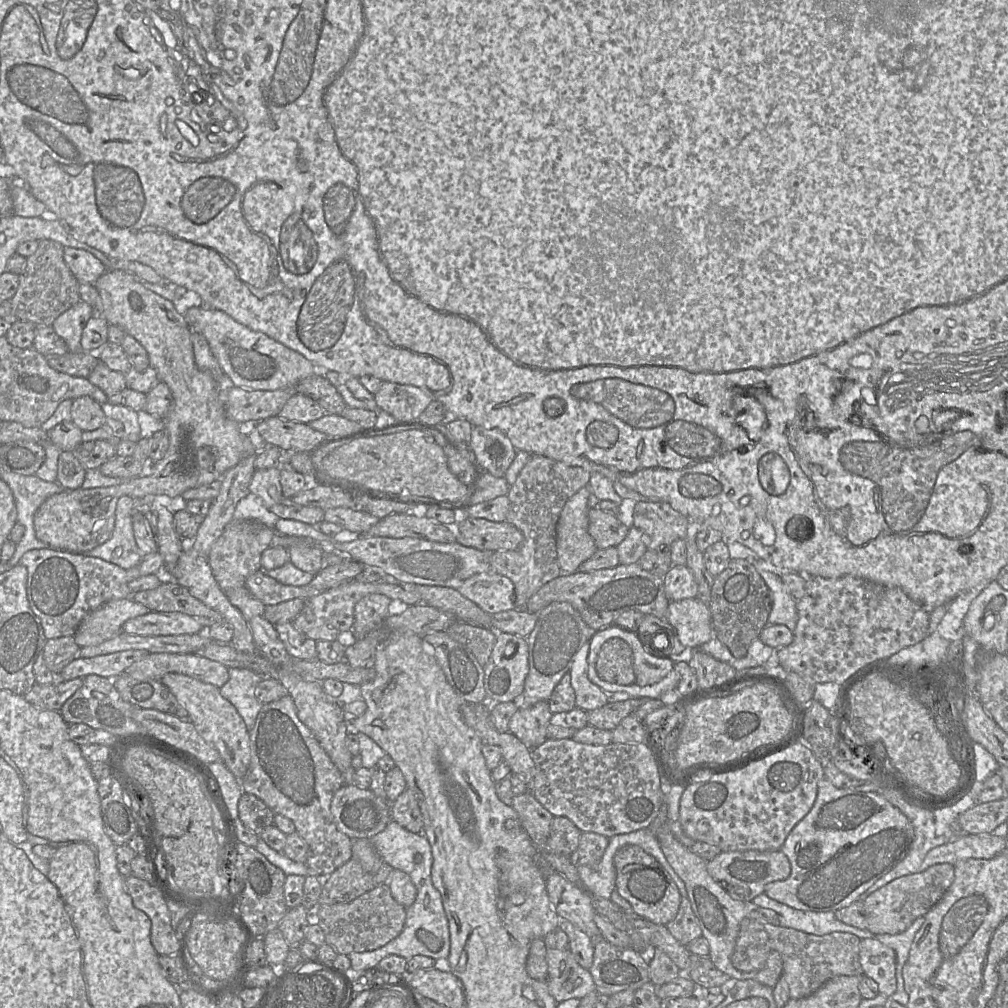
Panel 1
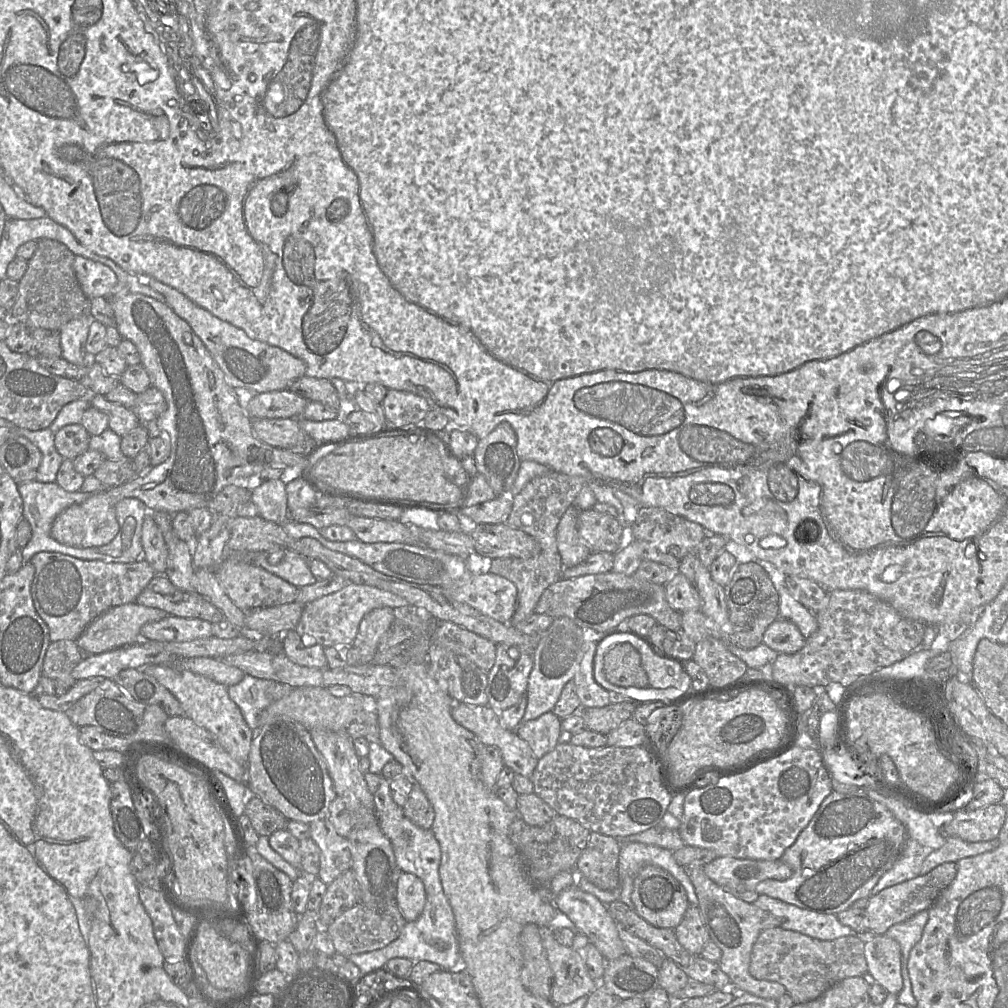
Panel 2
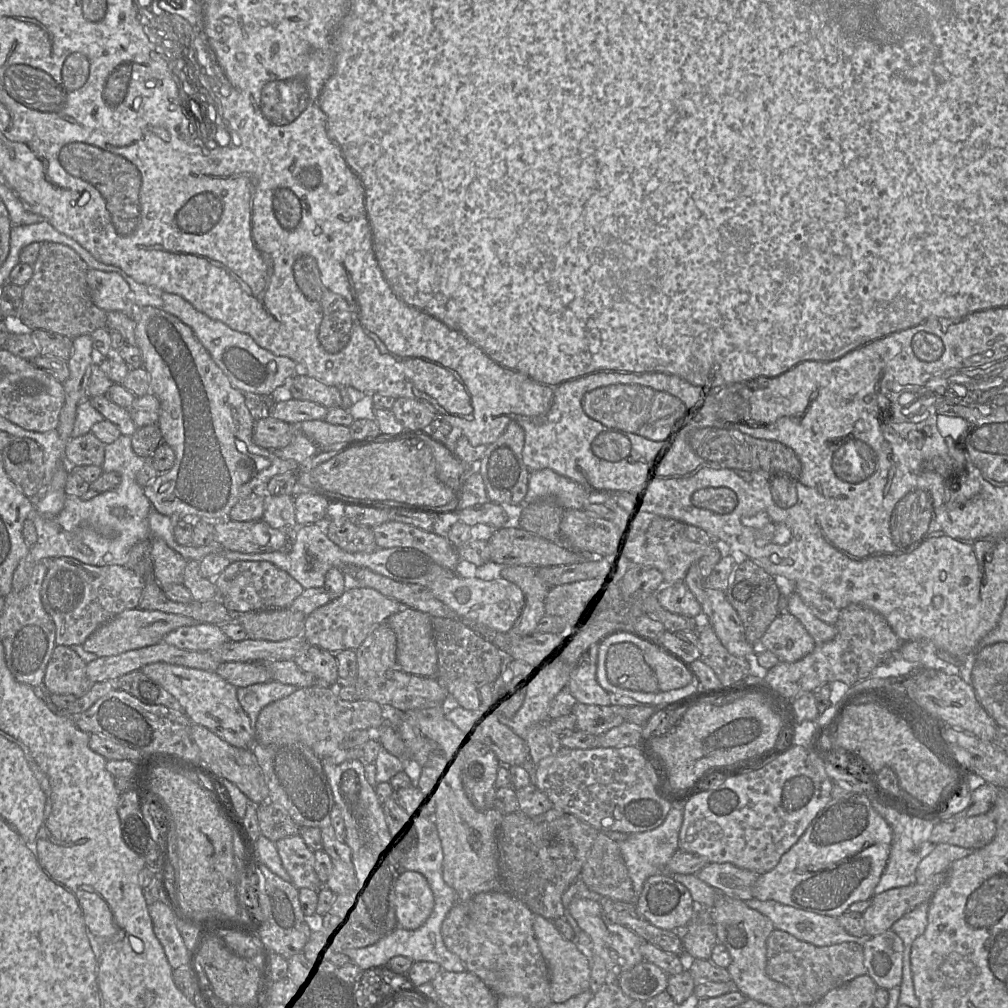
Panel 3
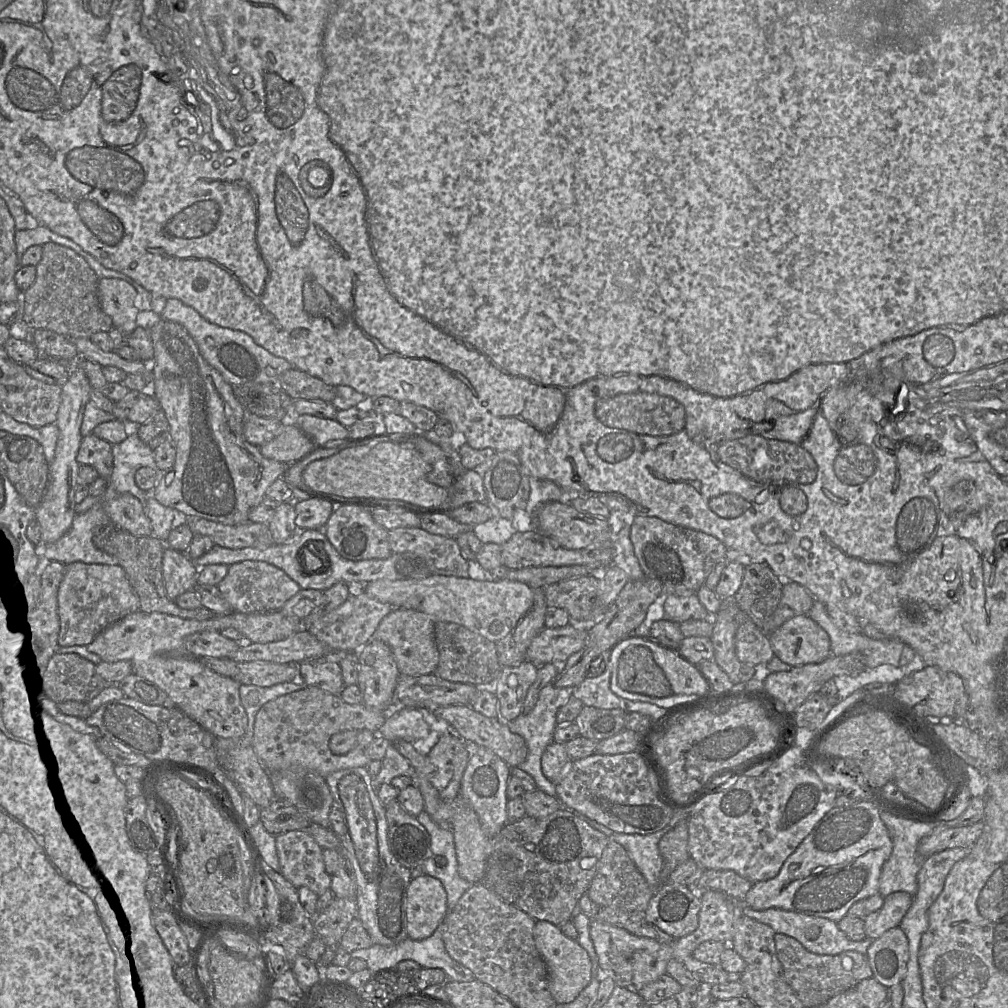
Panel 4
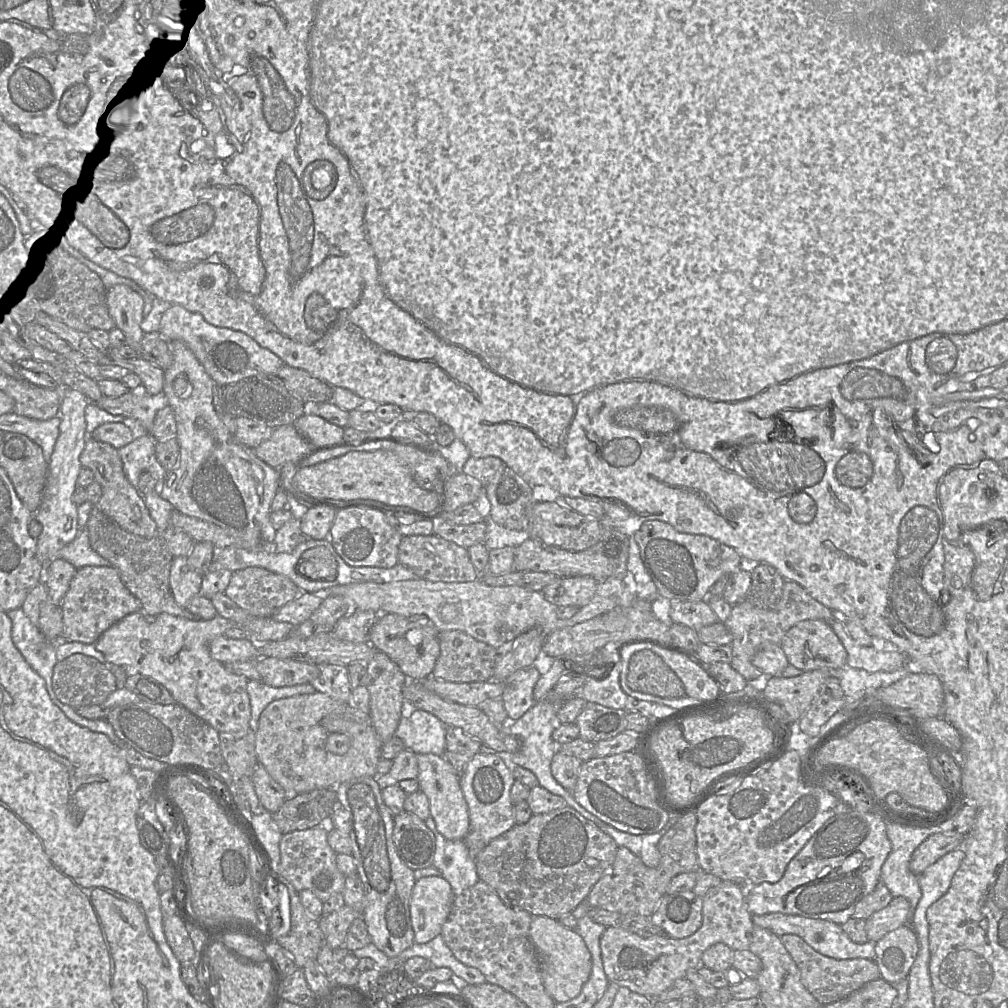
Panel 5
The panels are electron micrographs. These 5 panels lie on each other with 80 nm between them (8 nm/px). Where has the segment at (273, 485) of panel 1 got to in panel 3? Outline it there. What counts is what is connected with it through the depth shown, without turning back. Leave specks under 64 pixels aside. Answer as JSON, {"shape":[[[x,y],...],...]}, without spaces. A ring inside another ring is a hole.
{"shape":[[[266,495],[264,506],[262,520],[292,539],[298,528],[295,518],[294,496]]]}

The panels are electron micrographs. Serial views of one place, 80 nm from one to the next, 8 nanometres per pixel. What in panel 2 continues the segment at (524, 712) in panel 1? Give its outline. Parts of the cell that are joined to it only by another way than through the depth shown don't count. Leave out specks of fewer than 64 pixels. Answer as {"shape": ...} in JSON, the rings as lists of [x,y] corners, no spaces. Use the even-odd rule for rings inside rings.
{"shape":[[[549,711],[536,719],[520,723],[515,731],[528,743],[535,757],[540,759],[565,739],[560,722],[561,719]]]}

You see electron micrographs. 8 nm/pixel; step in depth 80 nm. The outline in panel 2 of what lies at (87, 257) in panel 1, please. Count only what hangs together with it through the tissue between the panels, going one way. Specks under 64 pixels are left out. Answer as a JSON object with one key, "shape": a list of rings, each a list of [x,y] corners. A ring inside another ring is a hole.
{"shape":[[[75,255],[73,268],[87,298],[104,297],[110,299],[118,292],[119,280],[108,266]]]}

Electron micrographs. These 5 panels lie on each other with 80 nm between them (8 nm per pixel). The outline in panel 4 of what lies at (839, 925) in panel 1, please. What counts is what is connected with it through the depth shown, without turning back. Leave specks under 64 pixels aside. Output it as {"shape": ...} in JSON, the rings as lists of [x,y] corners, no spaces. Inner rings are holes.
{"shape":[[[743,905],[743,913],[758,922],[769,925],[775,933],[781,933],[795,938],[807,950],[815,954],[836,955],[845,951],[857,951],[866,955],[869,946],[875,940],[869,937],[861,941],[851,940],[839,929],[836,922],[827,918],[806,915],[795,911],[780,908],[754,910],[747,905]]]}

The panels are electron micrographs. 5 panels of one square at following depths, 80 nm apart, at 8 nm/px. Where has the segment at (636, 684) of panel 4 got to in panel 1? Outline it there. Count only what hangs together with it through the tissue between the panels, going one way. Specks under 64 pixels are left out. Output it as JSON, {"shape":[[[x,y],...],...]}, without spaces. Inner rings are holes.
{"shape":[[[611,638],[601,646],[595,668],[603,681],[618,685],[636,684],[632,649],[620,638]]]}

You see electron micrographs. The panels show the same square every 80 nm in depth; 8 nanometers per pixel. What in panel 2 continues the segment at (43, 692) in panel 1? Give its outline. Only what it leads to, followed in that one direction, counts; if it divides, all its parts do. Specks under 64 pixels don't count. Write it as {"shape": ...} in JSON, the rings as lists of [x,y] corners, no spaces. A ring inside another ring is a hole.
{"shape":[[[100,676],[78,680],[62,696],[46,695],[40,692],[36,692],[33,696],[43,708],[66,713],[80,698],[97,688],[103,680],[105,678]]]}

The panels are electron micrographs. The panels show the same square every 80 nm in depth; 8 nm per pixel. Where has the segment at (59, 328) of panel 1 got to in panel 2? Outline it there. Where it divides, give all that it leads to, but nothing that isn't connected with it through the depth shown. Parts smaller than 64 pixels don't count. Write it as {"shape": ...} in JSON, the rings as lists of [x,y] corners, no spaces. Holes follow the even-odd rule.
{"shape":[[[81,316],[66,323],[59,330],[62,357],[79,367],[88,367],[92,357],[85,349],[92,316]]]}

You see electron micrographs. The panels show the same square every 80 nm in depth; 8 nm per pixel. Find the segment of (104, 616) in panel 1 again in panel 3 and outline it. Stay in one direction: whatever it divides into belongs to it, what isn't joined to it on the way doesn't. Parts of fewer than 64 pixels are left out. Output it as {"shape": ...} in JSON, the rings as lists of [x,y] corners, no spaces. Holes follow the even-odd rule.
{"shape":[[[137,607],[135,609],[123,611],[108,622],[104,623],[86,639],[86,641],[82,644],[82,647],[85,651],[94,653],[98,657],[115,656],[130,650],[156,645],[162,642],[163,638],[171,631],[180,627],[193,626],[198,623],[201,622],[197,622],[186,616],[168,614],[160,611],[141,610]]]}

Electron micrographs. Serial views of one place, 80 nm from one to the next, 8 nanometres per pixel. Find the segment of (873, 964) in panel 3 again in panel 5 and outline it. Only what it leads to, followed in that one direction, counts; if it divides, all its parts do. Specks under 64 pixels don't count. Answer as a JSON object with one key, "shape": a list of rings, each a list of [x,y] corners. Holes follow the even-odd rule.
{"shape":[[[903,925],[875,944],[875,958],[881,978],[889,983],[906,979],[917,957],[919,942],[911,925]]]}

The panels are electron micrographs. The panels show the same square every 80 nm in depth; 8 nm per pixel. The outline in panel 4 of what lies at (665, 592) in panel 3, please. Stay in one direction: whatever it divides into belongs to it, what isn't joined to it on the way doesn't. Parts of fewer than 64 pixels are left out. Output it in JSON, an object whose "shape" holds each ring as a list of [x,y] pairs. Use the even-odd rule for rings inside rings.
{"shape":[[[667,595],[664,603],[667,620],[682,623],[688,620],[709,620],[711,614],[694,595]]]}

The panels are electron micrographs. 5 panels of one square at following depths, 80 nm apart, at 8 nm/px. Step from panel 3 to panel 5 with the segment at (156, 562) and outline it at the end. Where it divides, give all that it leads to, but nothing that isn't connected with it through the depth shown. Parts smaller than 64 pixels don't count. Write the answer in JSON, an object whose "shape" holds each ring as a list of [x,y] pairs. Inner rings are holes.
{"shape":[[[174,557],[170,568],[169,583],[175,602],[186,609],[190,600],[201,594],[202,575],[191,569],[187,557]]]}

